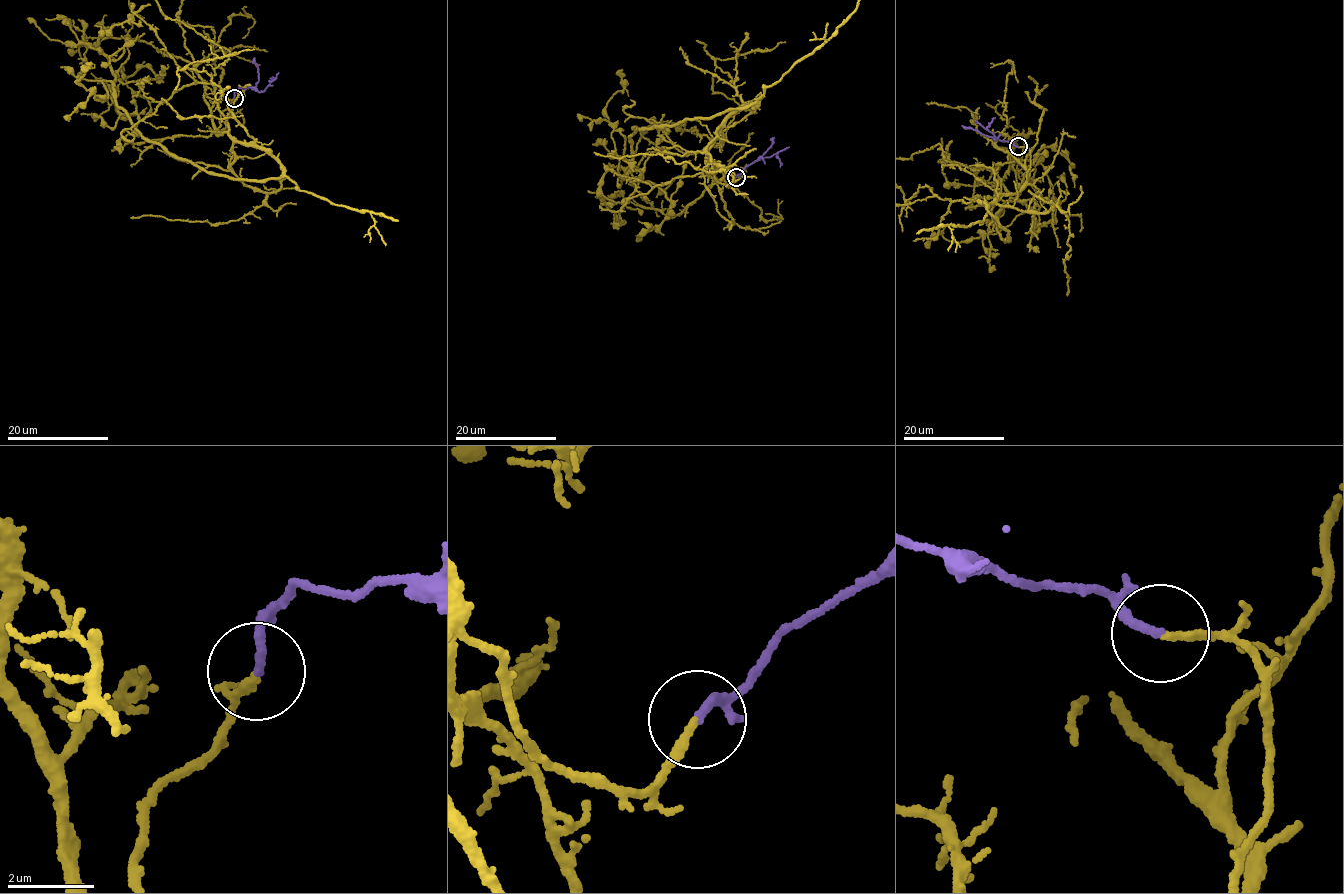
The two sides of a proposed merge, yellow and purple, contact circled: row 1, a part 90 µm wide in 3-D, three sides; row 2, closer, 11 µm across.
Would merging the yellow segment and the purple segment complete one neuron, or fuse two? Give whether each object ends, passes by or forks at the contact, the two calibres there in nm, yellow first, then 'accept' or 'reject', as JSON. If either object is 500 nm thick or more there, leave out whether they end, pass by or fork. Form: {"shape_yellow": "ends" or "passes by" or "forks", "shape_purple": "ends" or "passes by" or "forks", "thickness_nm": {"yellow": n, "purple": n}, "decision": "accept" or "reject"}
{"shape_yellow": "ends", "shape_purple": "ends", "thickness_nm": {"yellow": 190, "purple": 190}, "decision": "accept"}

